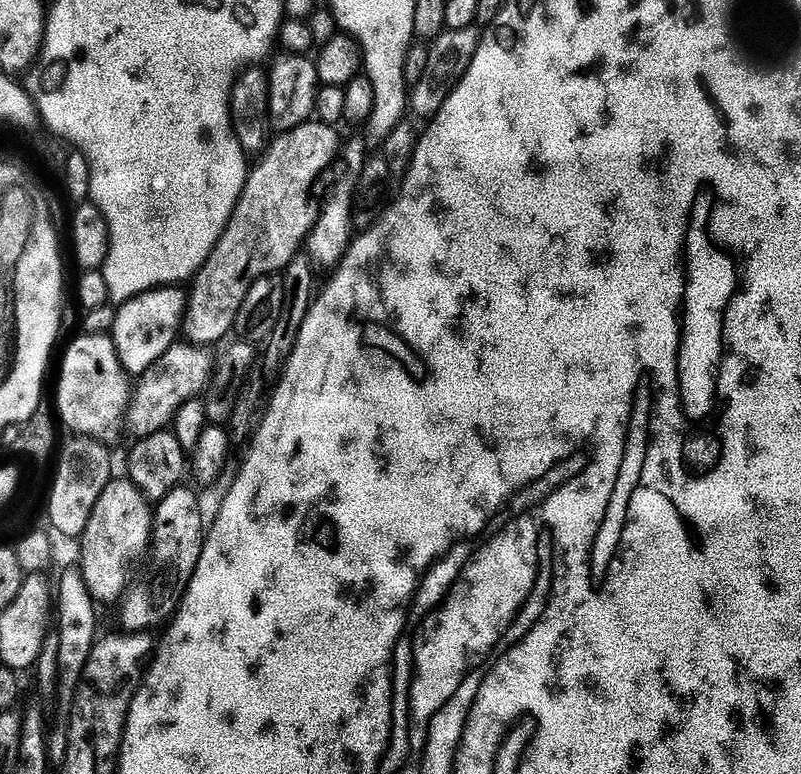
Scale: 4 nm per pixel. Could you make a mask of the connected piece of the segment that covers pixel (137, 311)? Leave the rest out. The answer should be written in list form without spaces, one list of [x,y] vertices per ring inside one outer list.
[[[161,286],[128,300],[116,308],[116,322],[111,335],[119,360],[129,375],[142,376],[172,348],[179,337],[183,322],[186,296],[176,286]]]

